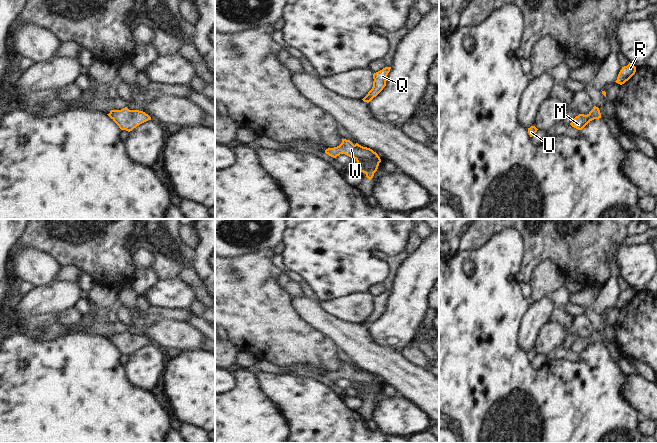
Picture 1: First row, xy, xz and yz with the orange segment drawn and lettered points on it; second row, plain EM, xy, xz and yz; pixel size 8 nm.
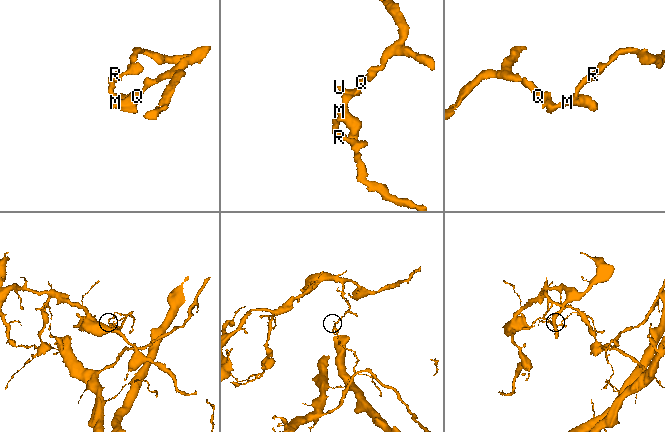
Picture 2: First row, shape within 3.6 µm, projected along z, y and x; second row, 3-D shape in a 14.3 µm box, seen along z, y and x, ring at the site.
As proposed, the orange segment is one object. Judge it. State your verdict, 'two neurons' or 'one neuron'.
one neuron

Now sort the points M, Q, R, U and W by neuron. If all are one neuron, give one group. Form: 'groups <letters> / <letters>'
groups M Q R U W

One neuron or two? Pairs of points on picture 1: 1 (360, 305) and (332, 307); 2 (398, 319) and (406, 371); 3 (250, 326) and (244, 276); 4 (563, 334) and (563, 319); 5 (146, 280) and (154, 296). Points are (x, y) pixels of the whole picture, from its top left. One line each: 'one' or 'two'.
1: one
2: two
3: one
4: two
5: two

